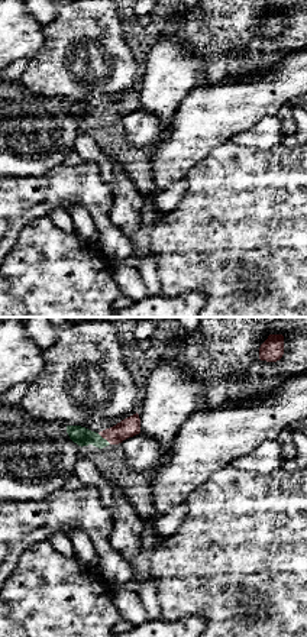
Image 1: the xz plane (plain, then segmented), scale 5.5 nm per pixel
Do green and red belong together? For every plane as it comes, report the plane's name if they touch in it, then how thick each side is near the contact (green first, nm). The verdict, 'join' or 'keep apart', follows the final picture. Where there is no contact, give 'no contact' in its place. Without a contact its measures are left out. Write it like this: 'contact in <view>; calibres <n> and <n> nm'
contact in xz; calibres 100 and 110 nm

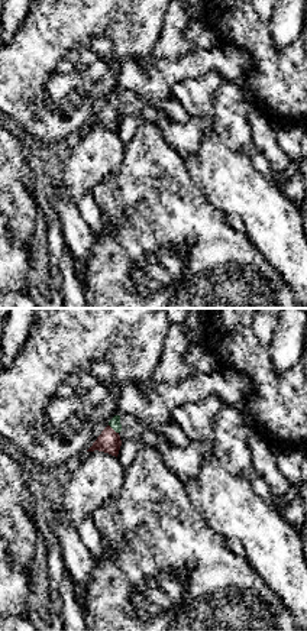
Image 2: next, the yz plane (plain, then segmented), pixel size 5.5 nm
contact in yz; calibres 60 and 130 nm

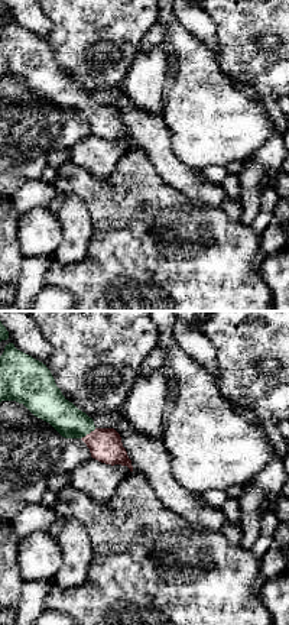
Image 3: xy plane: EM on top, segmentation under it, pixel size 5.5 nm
contact in xy; calibres 180 and 180 nm

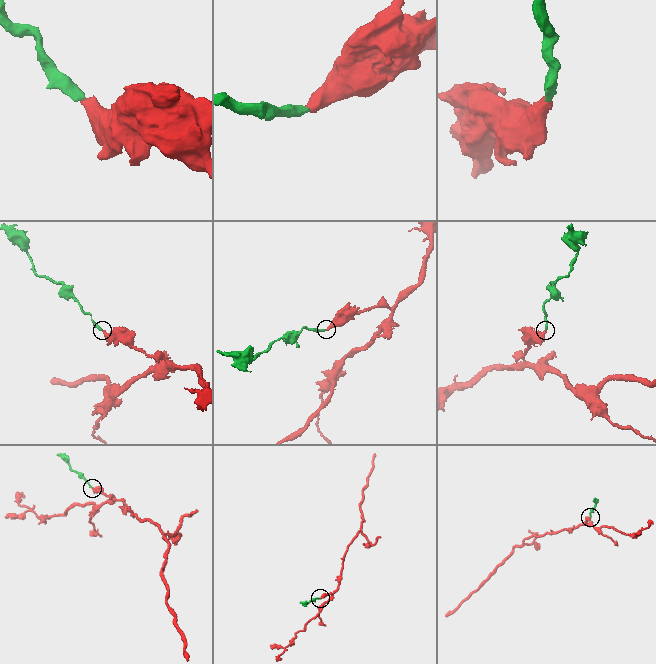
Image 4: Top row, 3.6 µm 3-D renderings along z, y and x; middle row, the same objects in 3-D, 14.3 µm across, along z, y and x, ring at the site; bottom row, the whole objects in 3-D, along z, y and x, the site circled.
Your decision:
join

